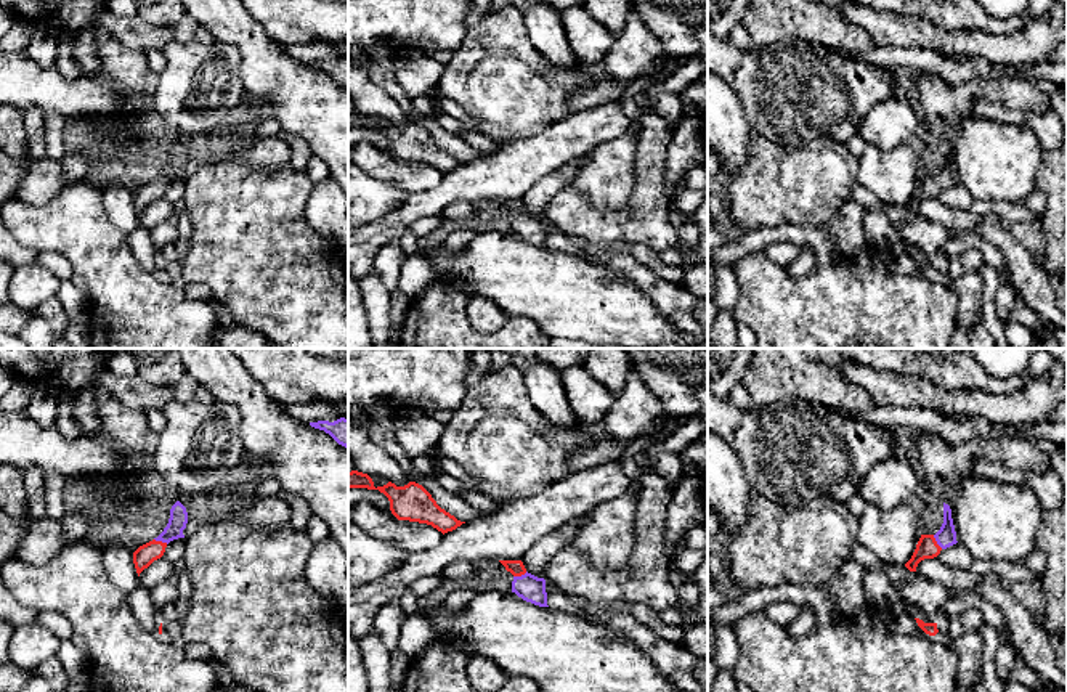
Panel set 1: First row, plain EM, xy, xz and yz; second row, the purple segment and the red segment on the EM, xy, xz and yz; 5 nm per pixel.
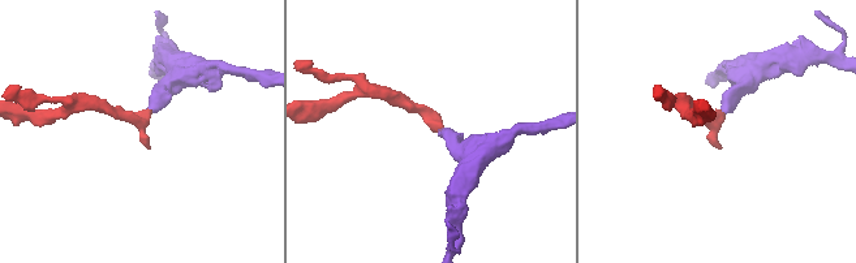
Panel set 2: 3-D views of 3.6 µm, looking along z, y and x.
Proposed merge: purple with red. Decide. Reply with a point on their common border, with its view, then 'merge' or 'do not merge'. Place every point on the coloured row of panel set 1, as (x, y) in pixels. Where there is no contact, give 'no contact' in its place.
yz (936, 540) | merge

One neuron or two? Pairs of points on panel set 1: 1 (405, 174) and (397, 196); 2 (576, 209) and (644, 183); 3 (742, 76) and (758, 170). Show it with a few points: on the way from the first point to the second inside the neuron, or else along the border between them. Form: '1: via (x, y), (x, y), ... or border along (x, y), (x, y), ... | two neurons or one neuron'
1: border along (366, 170), (398, 185), (406, 193) | two neurons
2: via (599, 222), (629, 222), (644, 206) | one neuron
3: border along (753, 129), (770, 140), (788, 145) | two neurons

